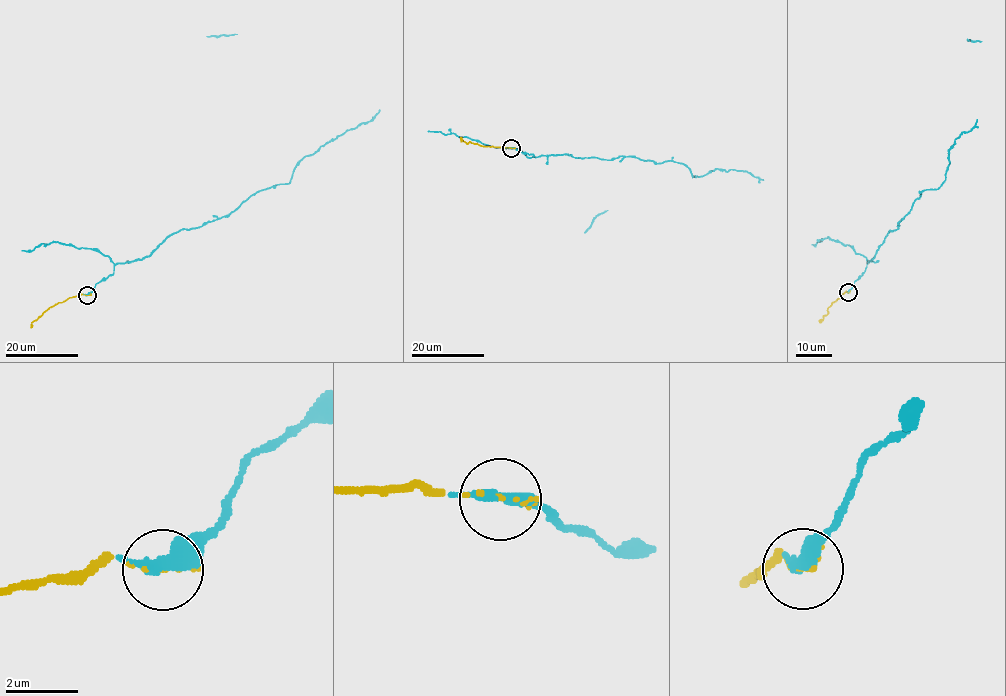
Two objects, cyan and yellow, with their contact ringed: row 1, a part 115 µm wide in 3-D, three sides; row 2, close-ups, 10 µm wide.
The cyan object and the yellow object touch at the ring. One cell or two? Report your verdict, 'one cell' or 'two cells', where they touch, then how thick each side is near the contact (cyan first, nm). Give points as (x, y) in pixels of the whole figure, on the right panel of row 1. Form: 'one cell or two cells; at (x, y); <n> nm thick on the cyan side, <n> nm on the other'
one cell; at (848, 292); 320 nm thick on the cyan side, 90 nm on the other

